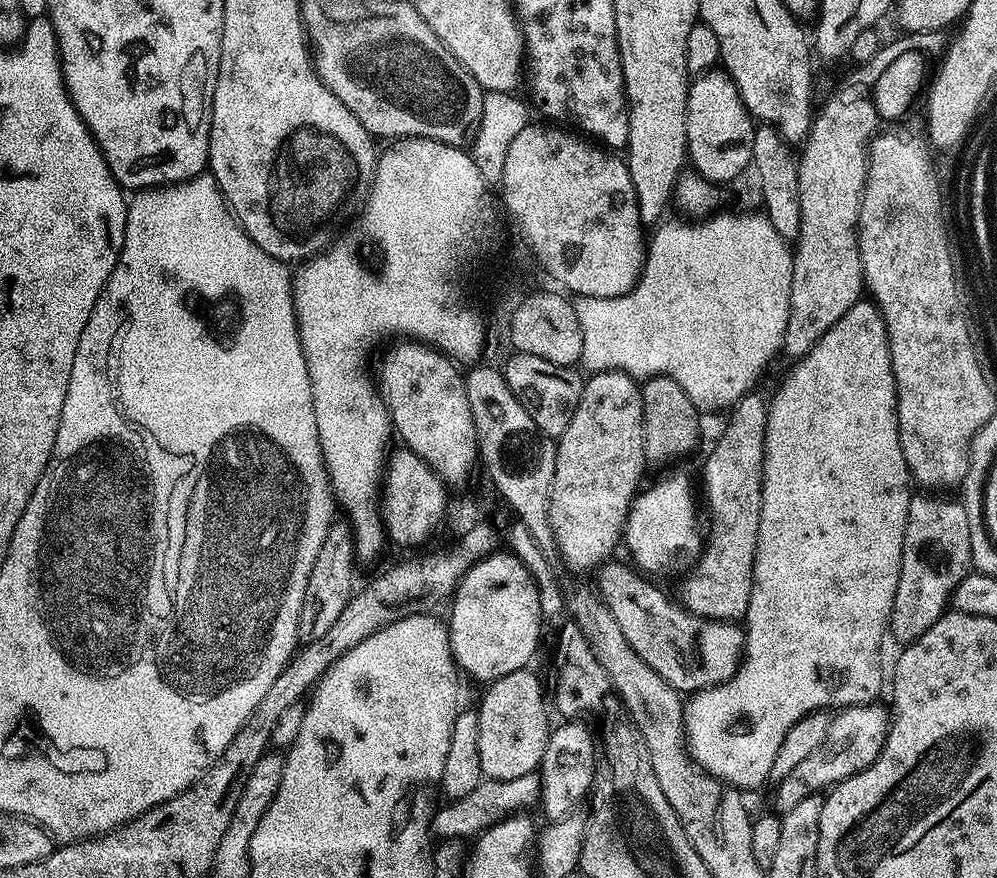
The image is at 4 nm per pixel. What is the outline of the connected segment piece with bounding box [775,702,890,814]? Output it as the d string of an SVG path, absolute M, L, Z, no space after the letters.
M880 702L853 704L851 708L837 711L831 717L822 746L818 746L818 750L814 750L810 758L805 758L799 766L794 766L794 770L790 770L790 774L779 781L775 811L783 814L794 810L794 806L798 806L802 798L810 798L821 790L831 789L846 778L866 770L866 766L873 764L882 750L884 739L888 737L889 723L889 709L885 705L883 708Z

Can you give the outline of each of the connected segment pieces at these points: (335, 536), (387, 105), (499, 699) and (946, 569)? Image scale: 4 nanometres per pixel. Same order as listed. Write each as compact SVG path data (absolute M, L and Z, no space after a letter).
M334 522L328 528L322 547L318 549L318 558L314 558L314 566L310 566L310 578L306 578L306 594L302 594L302 614L298 614L298 641L301 645L311 640L322 638L334 622L346 610L346 602L350 602L356 584L356 544L351 527L344 522Z
M400 10L400 17L379 20L377 24L357 26L348 32L348 52L324 52L324 48L314 48L314 67L316 75L366 126L369 136L392 136L388 138L407 138L421 136L449 144L455 148L464 148L475 137L476 128L482 118L482 102L485 89L450 54L450 50L437 37L428 31L417 12Z
M531 667L519 668L502 678L491 681L480 700L476 712L478 718L478 754L482 758L482 770L489 780L522 778L522 774L537 771L546 754L546 742L550 731L548 708L544 705L544 688Z
M932 494L913 495L906 522L906 534L902 542L902 570L898 574L898 590L894 594L894 602L888 619L888 632L896 640L901 640L901 645L912 644L938 618L944 615L952 599L952 592L973 571L972 555L970 554L970 521L966 519L966 510L963 503L952 500L935 500Z

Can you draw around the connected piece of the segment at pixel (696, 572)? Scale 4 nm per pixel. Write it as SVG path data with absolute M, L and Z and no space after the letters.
M747 394L727 413L728 421L716 440L716 445L704 460L704 500L708 503L708 545L700 561L680 588L679 603L695 616L706 616L710 620L740 622L748 615L750 590L752 589L752 567L758 546L758 518L762 510L762 478L764 477L764 443L768 406L765 397Z

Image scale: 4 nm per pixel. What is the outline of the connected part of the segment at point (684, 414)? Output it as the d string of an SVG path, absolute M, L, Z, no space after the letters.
M654 376L643 381L642 394L642 438L644 458L649 465L672 464L688 456L700 440L701 413L686 398L686 390L669 376Z

